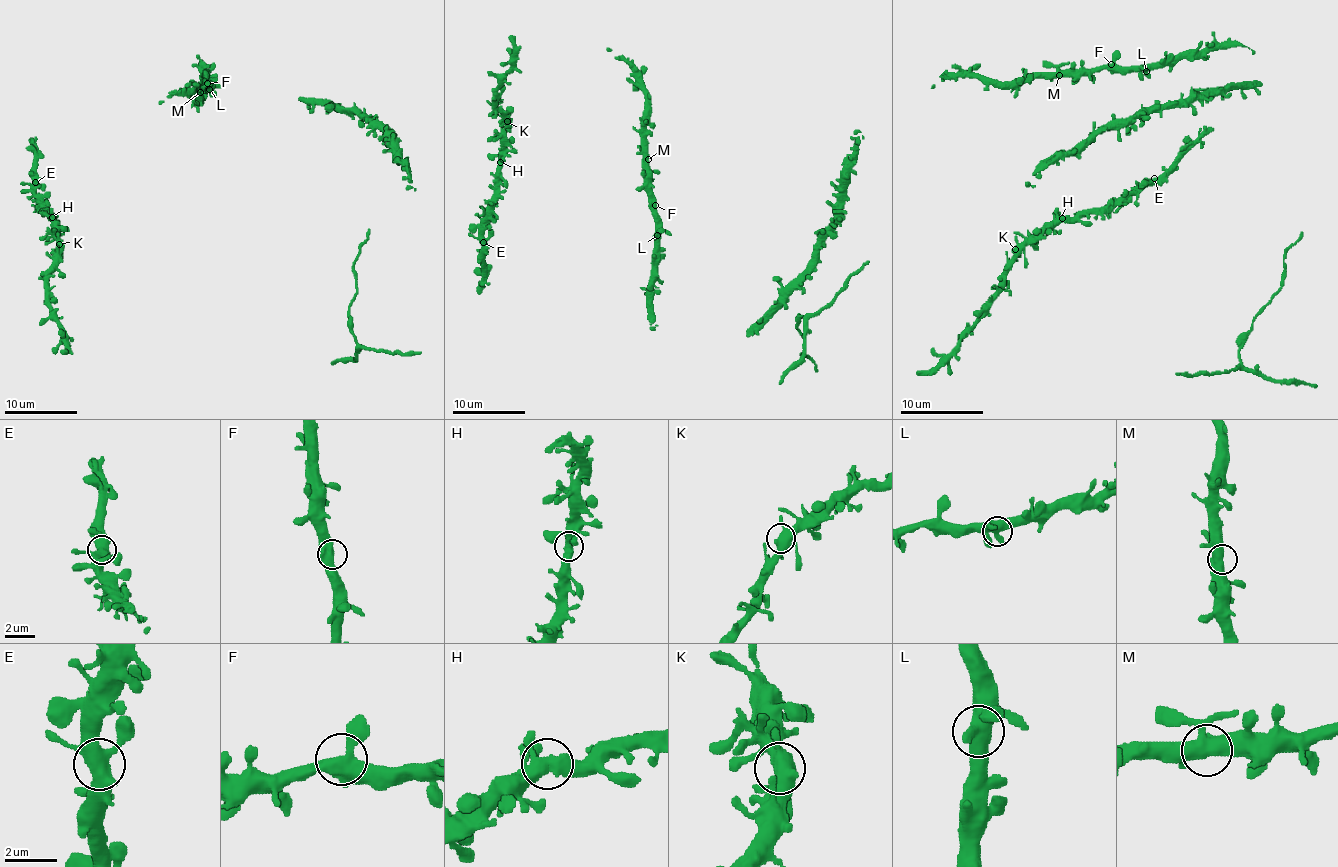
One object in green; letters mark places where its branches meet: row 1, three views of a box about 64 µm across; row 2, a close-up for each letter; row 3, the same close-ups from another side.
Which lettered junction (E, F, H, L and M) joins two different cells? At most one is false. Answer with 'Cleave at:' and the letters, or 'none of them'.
Cleave at: none of them

